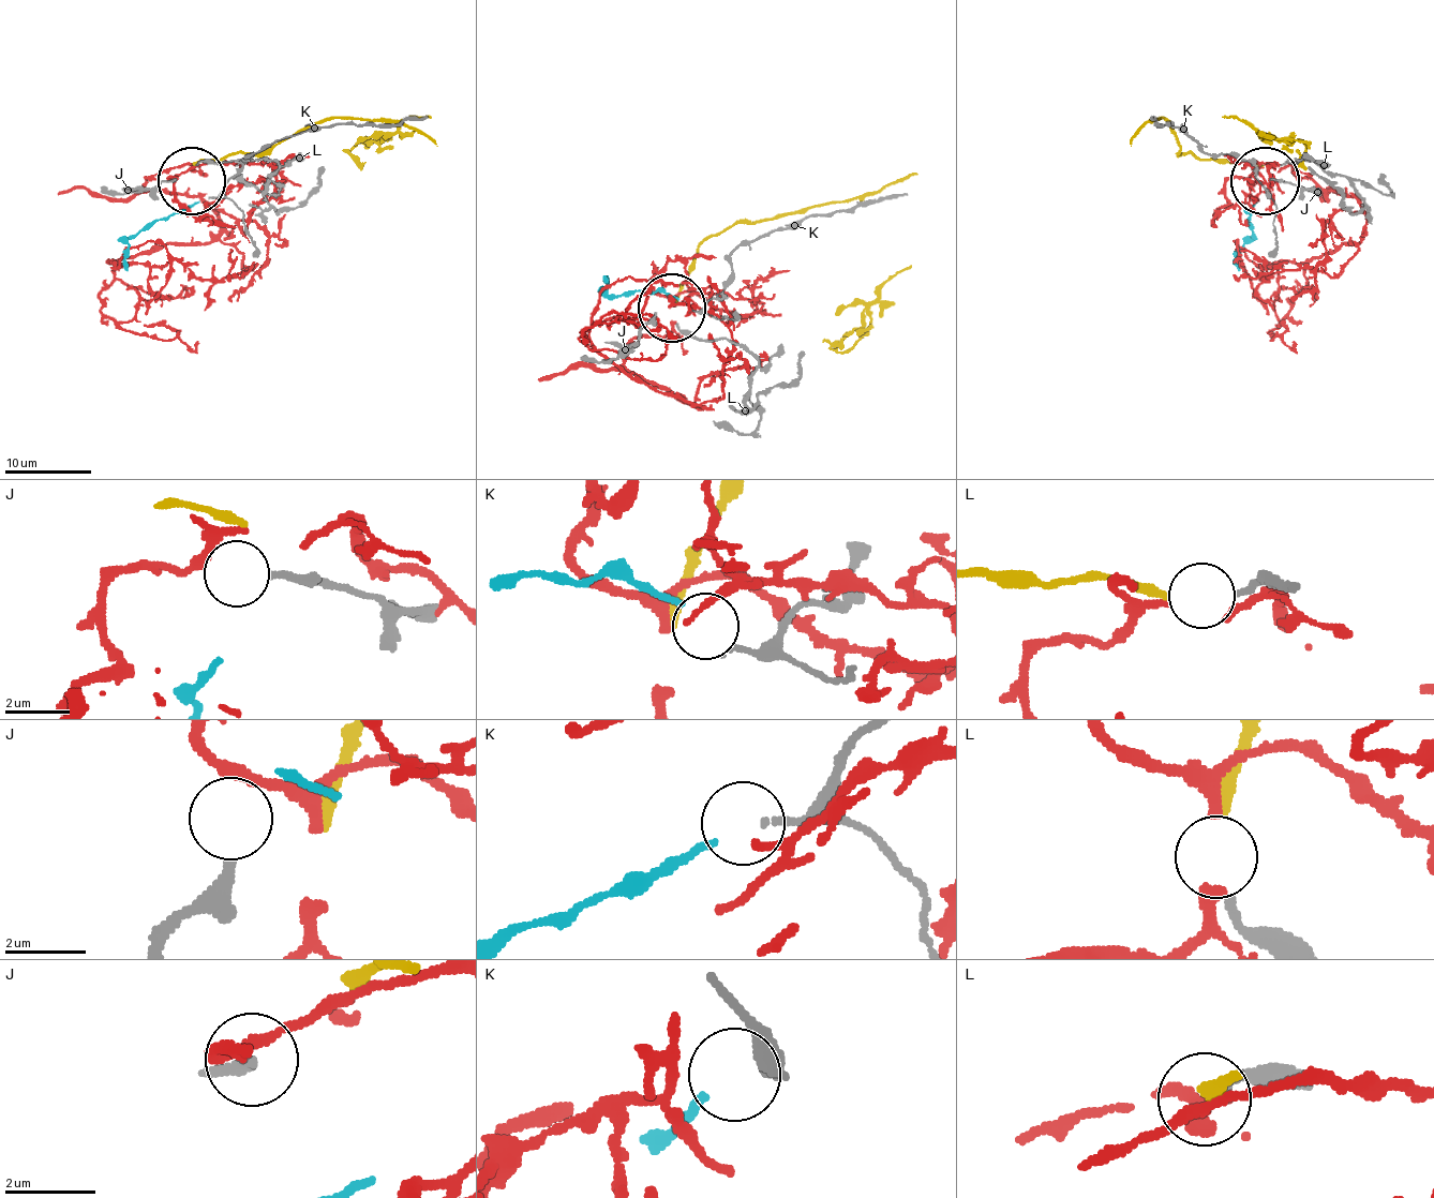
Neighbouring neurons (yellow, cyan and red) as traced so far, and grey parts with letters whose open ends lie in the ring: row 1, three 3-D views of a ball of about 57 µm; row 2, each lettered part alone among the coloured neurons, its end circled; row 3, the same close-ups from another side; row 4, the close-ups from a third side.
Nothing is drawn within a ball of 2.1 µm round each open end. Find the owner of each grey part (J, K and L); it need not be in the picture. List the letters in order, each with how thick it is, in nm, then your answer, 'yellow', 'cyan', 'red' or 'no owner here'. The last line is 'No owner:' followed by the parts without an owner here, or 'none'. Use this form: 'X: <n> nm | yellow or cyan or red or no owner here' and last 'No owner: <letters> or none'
J: 280 nm | no owner here
K: 200 nm | cyan
L: 200 nm | yellow
No owner: J

